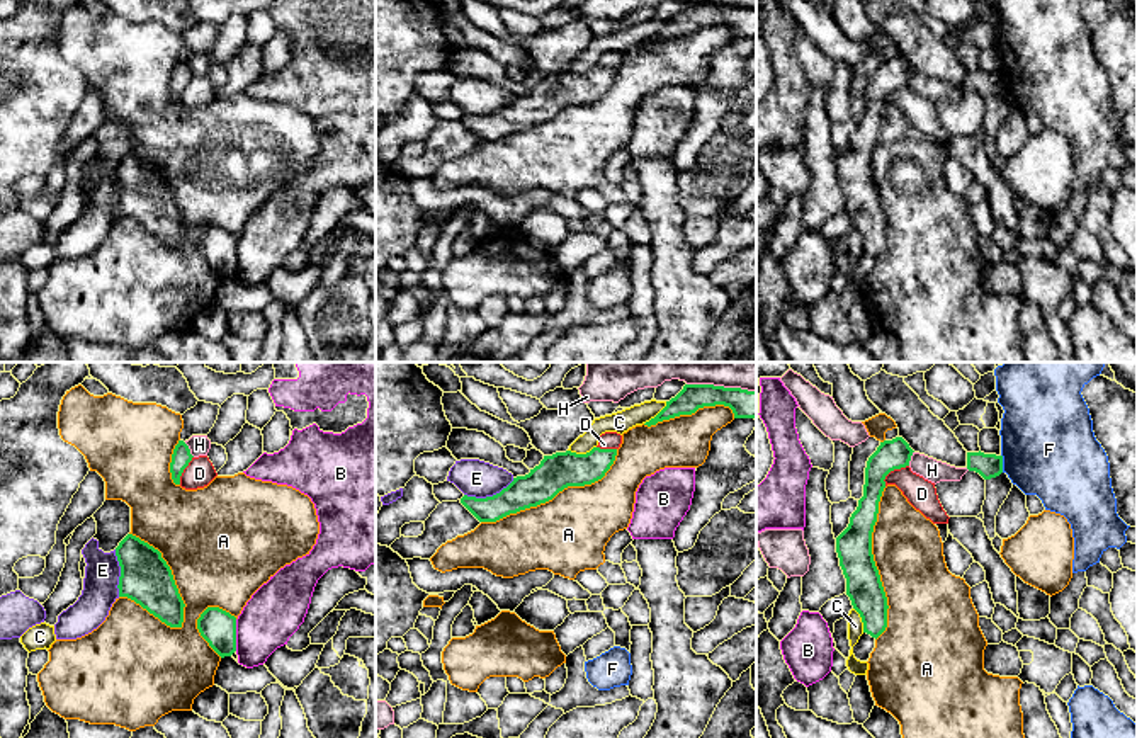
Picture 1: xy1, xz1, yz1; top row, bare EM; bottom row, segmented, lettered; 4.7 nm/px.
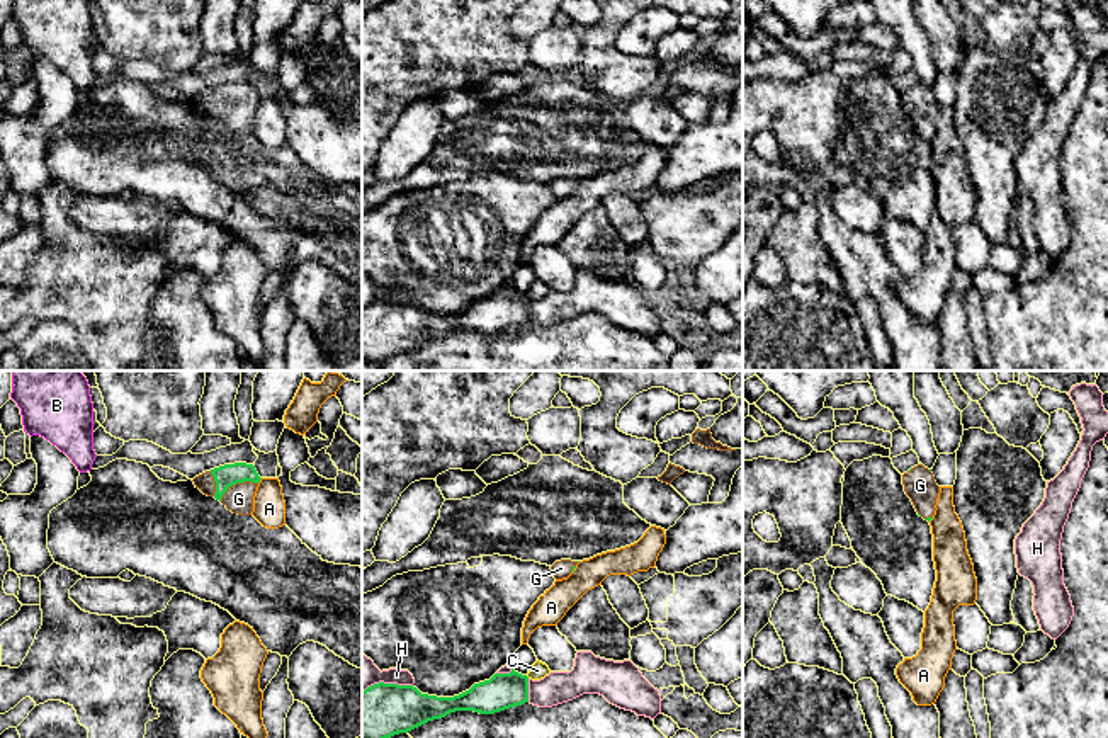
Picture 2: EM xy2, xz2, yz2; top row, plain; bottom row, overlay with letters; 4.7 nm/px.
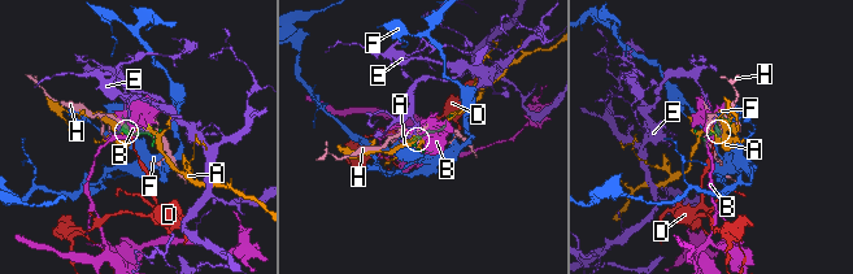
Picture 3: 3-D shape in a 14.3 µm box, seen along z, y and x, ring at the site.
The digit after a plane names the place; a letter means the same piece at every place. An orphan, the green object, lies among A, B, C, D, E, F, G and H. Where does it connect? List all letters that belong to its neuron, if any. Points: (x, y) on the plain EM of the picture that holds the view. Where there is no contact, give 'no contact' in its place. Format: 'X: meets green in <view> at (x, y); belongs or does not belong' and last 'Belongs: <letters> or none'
A: meets green in xy1 at (172, 194); does not belong
B: meets green in xy1 at (235, 254); does not belong
C: meets green in xz1 at (582, 73); does not belong
D: meets green in yz1 at (893, 89); does not belong
E: meets green in xz1 at (488, 116); does not belong
F: meets green in yz1 at (1001, 82); does not belong
G: meets green in xy2 at (237, 101); belongs
H: meets green in xz2 at (527, 310); does not belong
Belongs: G

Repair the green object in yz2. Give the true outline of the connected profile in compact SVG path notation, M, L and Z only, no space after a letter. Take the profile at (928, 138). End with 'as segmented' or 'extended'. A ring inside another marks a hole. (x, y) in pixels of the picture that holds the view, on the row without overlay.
M923 83L911 87L902 94L902 104L918 134L930 141L935 134L935 124L940 112L940 105L936 104L931 88Z; extended

